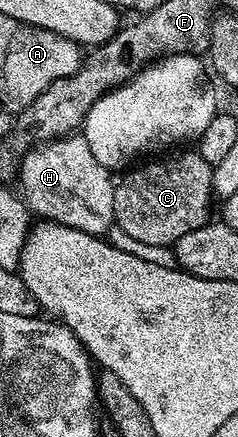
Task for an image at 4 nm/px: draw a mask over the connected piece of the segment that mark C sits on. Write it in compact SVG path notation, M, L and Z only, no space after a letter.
M196 149L136 166L125 172L130 174L122 173L113 187L113 221L117 228L140 243L172 247L187 232L210 221L214 163L203 160Z

